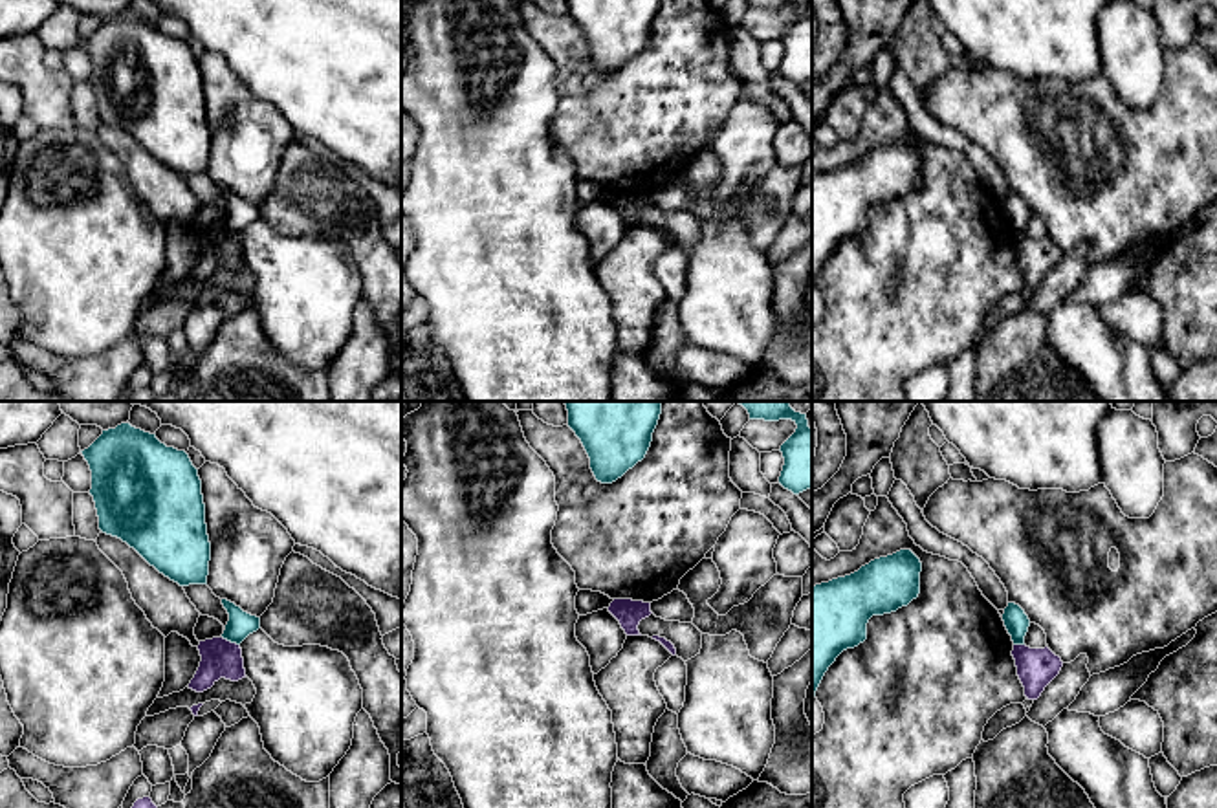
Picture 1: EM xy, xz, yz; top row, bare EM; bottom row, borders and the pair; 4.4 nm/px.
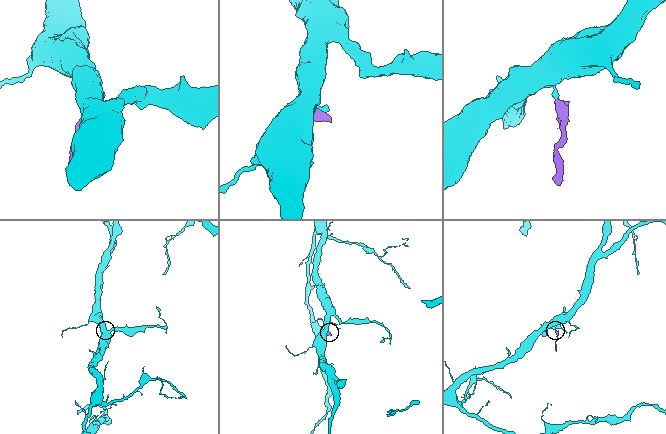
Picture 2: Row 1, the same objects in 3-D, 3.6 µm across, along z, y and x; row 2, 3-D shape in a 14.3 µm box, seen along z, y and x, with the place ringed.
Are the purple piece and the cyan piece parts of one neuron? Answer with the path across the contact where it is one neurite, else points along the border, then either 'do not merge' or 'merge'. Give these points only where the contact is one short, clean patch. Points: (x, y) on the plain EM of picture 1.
border xy (222, 226), (239, 235); do not merge

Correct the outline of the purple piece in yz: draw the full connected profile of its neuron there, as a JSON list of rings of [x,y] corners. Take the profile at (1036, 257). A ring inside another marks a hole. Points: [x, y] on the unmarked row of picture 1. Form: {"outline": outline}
{"outline": [[[1014,235],[1012,246],[1028,289],[1037,289],[1063,257],[1061,247],[1048,236],[1030,238],[1026,235]]]}

